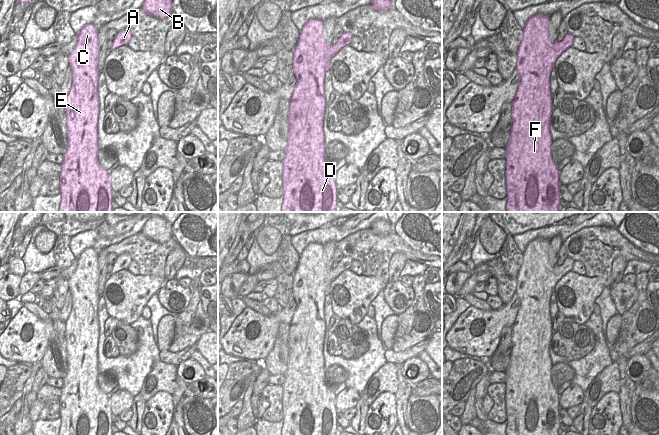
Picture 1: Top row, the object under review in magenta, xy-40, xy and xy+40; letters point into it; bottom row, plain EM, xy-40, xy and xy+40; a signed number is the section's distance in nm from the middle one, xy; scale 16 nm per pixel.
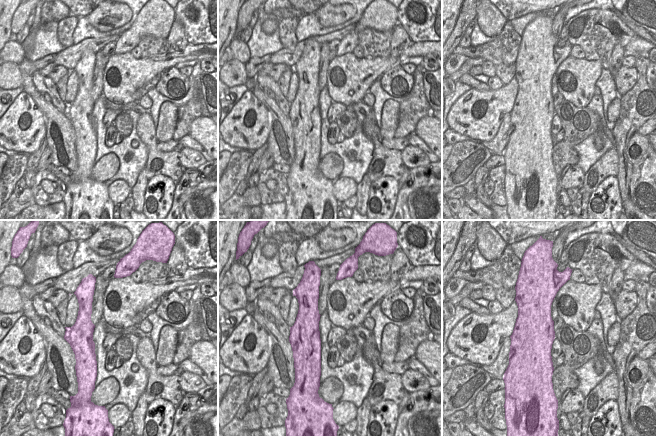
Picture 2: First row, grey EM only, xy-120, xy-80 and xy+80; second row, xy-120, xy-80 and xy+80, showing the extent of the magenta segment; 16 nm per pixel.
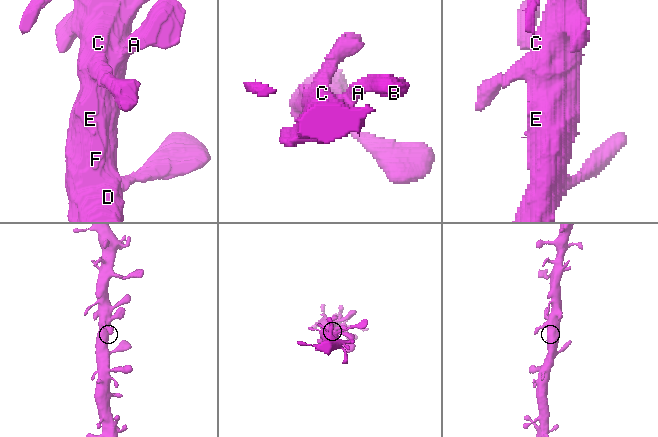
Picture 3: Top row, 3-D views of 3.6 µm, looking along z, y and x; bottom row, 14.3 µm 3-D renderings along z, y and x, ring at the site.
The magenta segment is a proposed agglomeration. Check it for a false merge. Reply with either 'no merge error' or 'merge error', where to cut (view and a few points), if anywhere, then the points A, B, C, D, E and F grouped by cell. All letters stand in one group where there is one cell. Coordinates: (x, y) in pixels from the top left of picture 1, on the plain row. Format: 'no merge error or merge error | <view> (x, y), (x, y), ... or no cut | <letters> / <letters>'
no merge error | no cut | A B C D E F

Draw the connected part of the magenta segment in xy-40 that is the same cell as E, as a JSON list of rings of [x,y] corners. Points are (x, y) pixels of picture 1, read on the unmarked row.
[[[85,249],[68,280],[72,310],[65,322],[68,372],[61,387],[59,435],[113,435],[110,398],[98,385],[98,252]]]

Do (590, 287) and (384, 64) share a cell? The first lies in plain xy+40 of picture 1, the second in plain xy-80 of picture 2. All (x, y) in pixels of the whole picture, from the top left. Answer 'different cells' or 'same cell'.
same cell

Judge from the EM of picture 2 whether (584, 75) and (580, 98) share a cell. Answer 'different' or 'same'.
same

